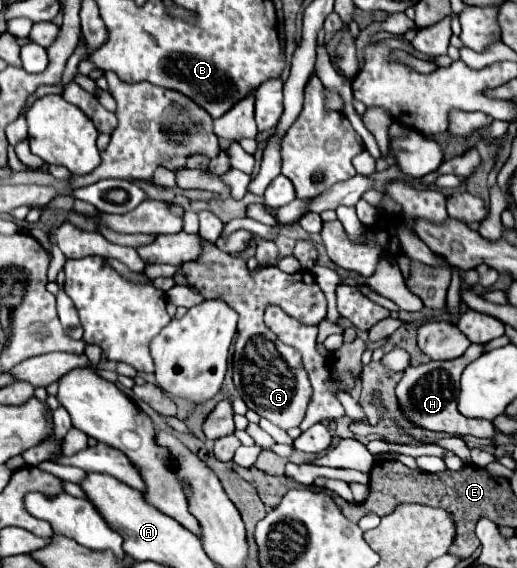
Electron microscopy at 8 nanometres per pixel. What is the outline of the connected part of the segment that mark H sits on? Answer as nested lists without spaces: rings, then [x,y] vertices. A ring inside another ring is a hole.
[[[470,345],[464,355],[452,361],[430,361],[426,365],[418,367],[408,367],[402,375],[402,379],[396,385],[396,397],[398,405],[404,413],[404,417],[414,425],[422,427],[428,431],[438,431],[438,433],[448,433],[448,435],[474,435],[474,437],[486,437],[492,439],[496,429],[490,421],[480,421],[480,419],[464,419],[460,417],[456,409],[456,389],[460,385],[460,375],[466,369],[468,363],[478,359],[482,355],[484,345]]]

